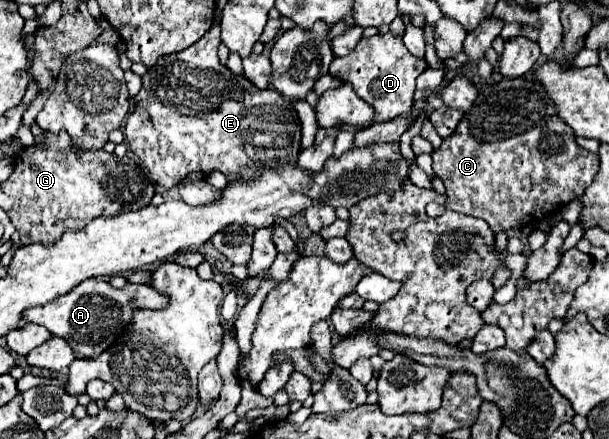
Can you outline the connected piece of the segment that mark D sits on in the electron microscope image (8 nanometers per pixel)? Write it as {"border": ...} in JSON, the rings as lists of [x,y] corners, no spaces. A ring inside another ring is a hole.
{"border":[[[375,34],[371,38],[361,38],[355,50],[343,58],[331,62],[331,74],[349,82],[353,90],[375,110],[375,122],[391,122],[397,116],[409,114],[413,110],[415,80],[429,66],[425,58],[415,58],[403,44],[399,36]]]}

